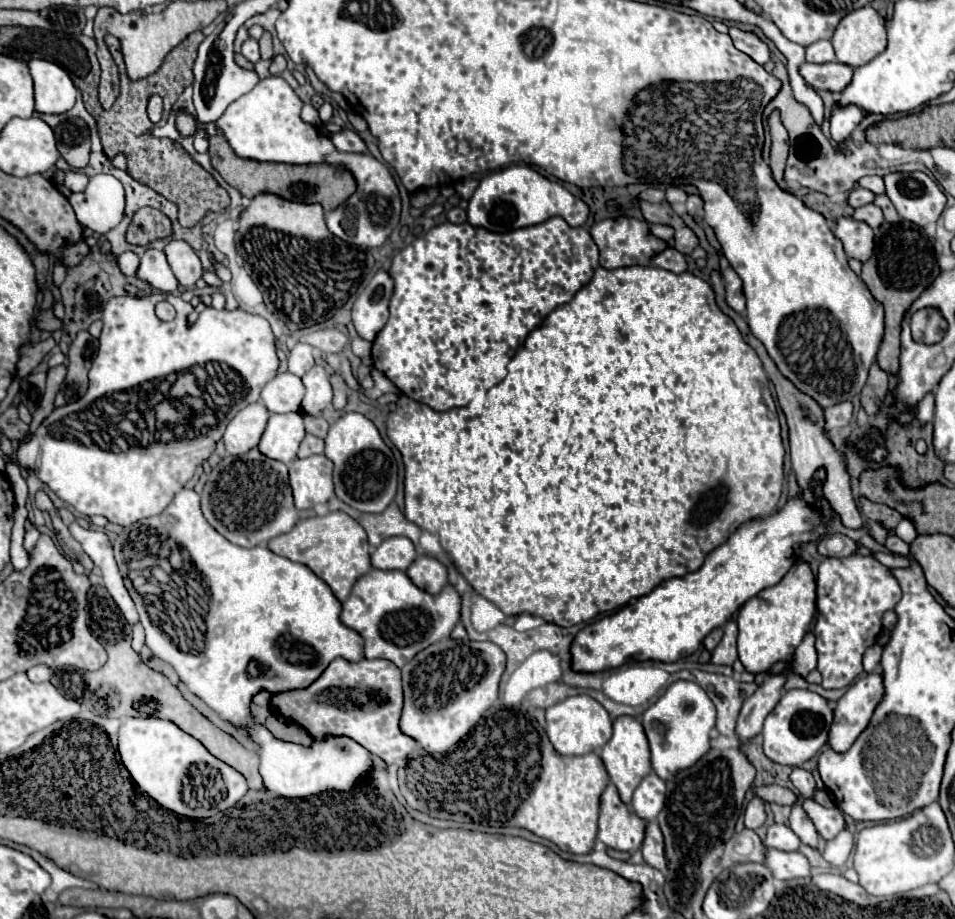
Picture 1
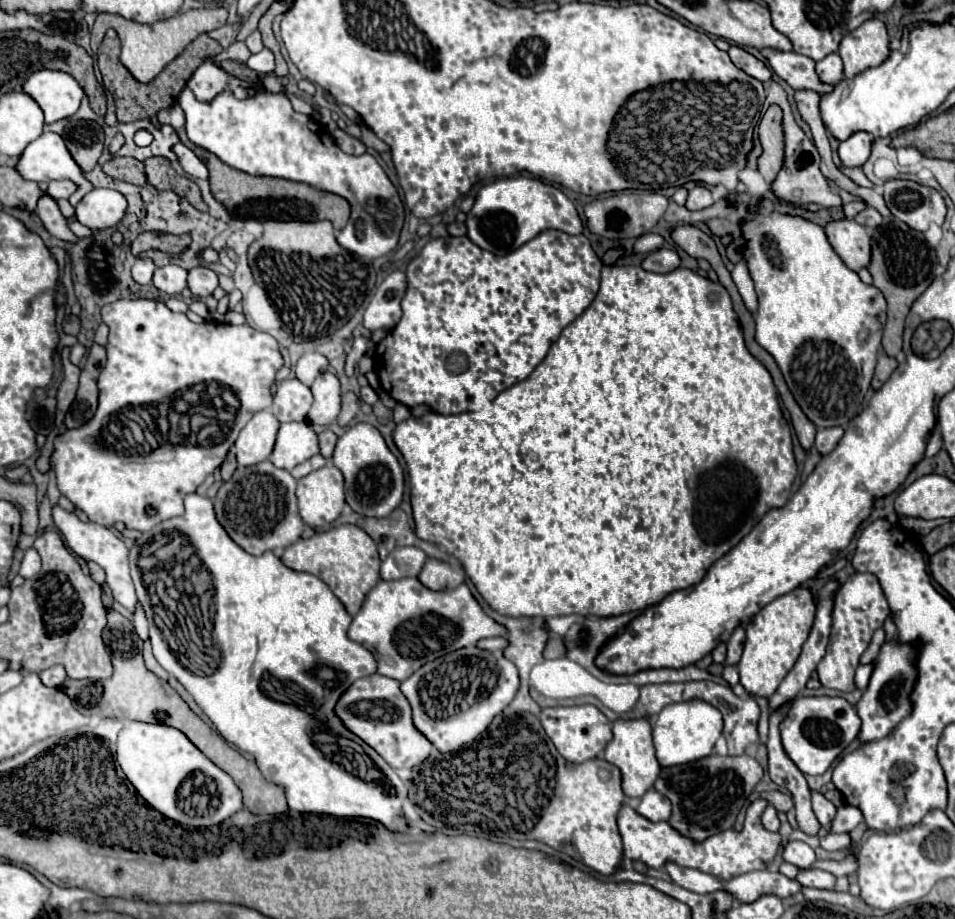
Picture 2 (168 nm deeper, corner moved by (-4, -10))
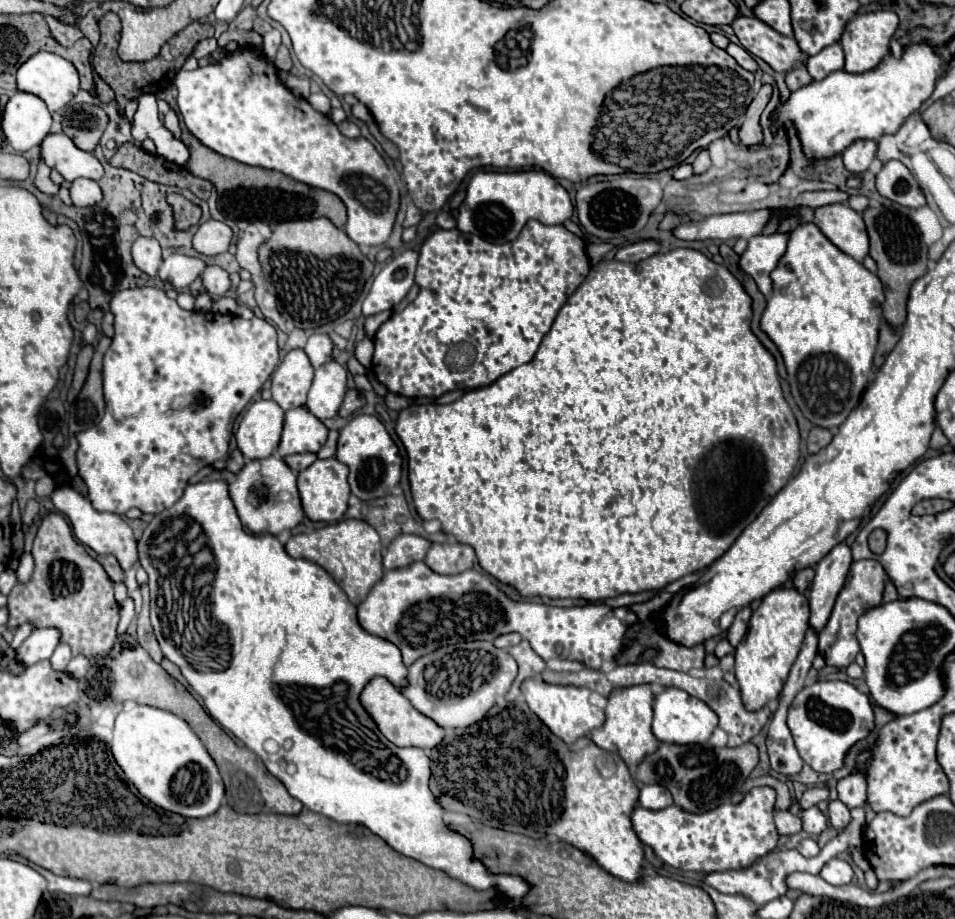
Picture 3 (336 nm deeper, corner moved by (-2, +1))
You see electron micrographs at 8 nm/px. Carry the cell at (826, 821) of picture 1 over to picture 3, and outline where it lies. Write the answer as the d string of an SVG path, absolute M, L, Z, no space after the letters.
M863 774L845 776L845 778L839 780L839 784L837 784L839 800L841 800L847 808L863 806L863 804L865 804L865 790L867 790L867 784L865 784L865 776L863 776Z

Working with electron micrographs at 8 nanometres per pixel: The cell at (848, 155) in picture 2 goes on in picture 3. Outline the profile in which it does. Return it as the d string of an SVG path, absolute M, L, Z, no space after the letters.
M855 140L849 148L843 150L845 168L853 174L865 172L875 158L875 150L877 150L877 144L873 140Z

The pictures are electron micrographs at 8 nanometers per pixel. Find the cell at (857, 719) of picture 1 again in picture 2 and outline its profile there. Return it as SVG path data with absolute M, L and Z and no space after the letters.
M897 639L885 641L873 663L875 667L869 679L869 689L865 689L861 701L855 705L863 721L859 733L863 743L883 739L911 713L911 687L915 687L915 679L919 677L919 669L915 667L915 645L911 643L899 643Z

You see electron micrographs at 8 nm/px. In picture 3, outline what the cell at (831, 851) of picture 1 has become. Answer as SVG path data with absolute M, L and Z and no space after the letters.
M793 800L791 812L797 814L797 816L801 816L801 820L803 820L803 830L805 830L807 834L811 834L811 836L813 836L813 834L823 834L823 832L829 828L825 814L819 812L817 806L811 806L809 810L801 810L801 808L799 808L799 802Z

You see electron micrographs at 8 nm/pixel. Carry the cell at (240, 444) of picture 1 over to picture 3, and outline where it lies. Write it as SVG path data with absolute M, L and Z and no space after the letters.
M259 398L247 406L235 432L237 446L247 460L267 458L277 450L283 414L285 412L273 400Z

